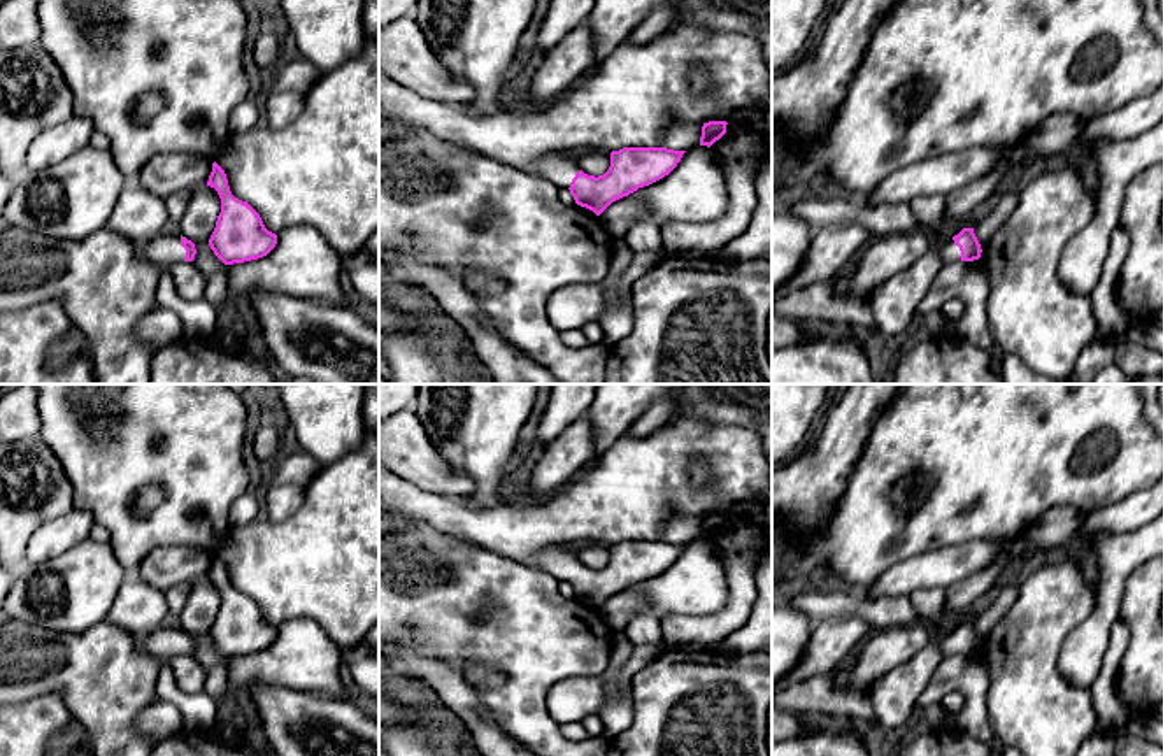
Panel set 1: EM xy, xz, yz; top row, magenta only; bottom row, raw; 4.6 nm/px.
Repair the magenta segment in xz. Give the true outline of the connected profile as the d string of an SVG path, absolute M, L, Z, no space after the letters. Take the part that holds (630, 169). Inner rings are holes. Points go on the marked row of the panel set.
M623 147L610 153L609 170L595 177L584 174L574 156L553 151L533 160L526 170L568 189L577 205L600 216L612 202L668 175L684 153L667 147Z

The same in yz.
M963 228L953 239L938 244L938 251L944 263L974 261L982 253L974 228Z

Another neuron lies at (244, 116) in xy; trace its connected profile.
M246 98L240 103L237 103L230 114L230 133L232 135L242 135L249 132L251 128L258 126L260 109L254 103L254 100Z

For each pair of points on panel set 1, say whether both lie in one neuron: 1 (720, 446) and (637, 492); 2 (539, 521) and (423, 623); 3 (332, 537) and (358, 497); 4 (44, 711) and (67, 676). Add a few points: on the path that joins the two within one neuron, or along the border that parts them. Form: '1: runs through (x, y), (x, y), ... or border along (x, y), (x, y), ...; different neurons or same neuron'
1: runs through (699, 446), (683, 446), (658, 470); same neuron
2: border along (463, 539), (525, 563); different neurons
3: runs through (342, 527), (358, 507); same neuron
4: border along (18, 702), (44, 693), (57, 693), (78, 720); different neurons

